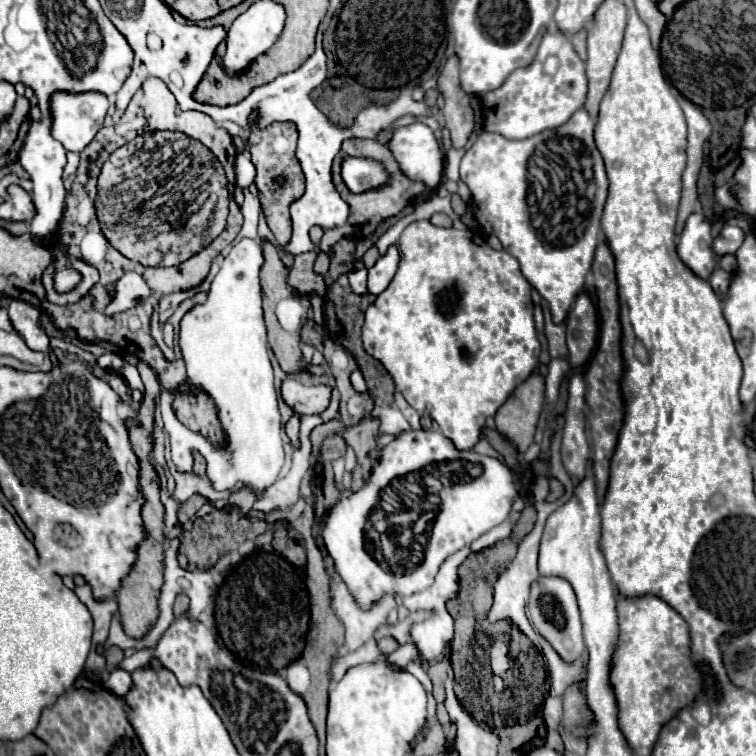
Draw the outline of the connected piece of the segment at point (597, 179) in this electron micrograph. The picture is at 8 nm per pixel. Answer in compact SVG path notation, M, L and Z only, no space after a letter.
M577 110L567 124L543 130L527 140L507 140L495 132L481 132L461 160L461 180L469 186L477 212L489 218L493 234L519 260L527 282L549 302L555 324L565 320L575 294L581 290L601 234L599 224L607 198L607 176L593 140L593 128L595 120L585 110Z

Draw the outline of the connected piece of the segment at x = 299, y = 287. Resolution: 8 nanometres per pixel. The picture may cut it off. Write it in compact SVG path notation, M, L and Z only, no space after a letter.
M305 252L305 254L299 254L295 256L295 264L289 272L289 286L301 294L301 296L311 296L311 294L317 294L317 296L325 296L327 288L325 288L325 276L317 274L313 270L313 264L315 264L315 256L317 252Z

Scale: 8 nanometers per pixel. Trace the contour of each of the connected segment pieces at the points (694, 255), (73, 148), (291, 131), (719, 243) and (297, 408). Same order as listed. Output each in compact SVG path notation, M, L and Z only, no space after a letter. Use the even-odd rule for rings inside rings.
M691 214L681 234L677 254L685 262L685 266L703 280L707 280L717 268L715 254L711 252L711 240L711 226L705 216Z
M55 92L51 98L51 116L53 116L53 136L63 144L69 152L83 152L83 148L95 138L97 130L103 126L109 102L103 94L87 92L87 94L67 94Z
M275 122L263 130L255 130L249 136L251 162L257 168L255 184L259 190L263 216L281 246L289 242L289 204L303 194L303 172L295 158L295 146L297 146L297 128L291 122ZM275 178L283 178L283 182L277 184Z
M725 224L725 228L721 230L721 234L713 240L713 250L719 256L729 254L729 252L737 252L739 246L743 244L743 240L745 240L745 232L739 226Z
M295 378L283 380L281 396L285 404L289 404L297 414L319 414L329 404L327 386L303 386Z

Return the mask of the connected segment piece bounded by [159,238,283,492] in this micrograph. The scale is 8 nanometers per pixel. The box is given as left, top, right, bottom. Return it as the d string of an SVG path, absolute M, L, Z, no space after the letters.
M243 238L233 246L229 256L223 260L219 274L215 276L209 298L203 306L195 306L191 312L187 312L181 320L179 330L179 344L183 352L183 360L187 364L187 386L191 392L203 392L209 394L209 398L215 402L215 408L219 412L219 422L227 434L227 440L223 446L211 444L207 438L203 438L199 432L189 430L183 422L177 420L173 412L173 390L161 390L159 408L163 416L165 430L171 438L171 456L179 470L191 472L193 468L193 454L199 452L207 462L207 478L213 482L215 490L233 490L235 484L251 484L255 490L265 490L271 484L275 484L279 470L283 466L283 440L281 440L281 416L277 408L277 396L273 390L273 370L267 354L267 336L265 336L265 322L263 322L263 294L261 294L261 274L263 266L263 246L259 240Z

